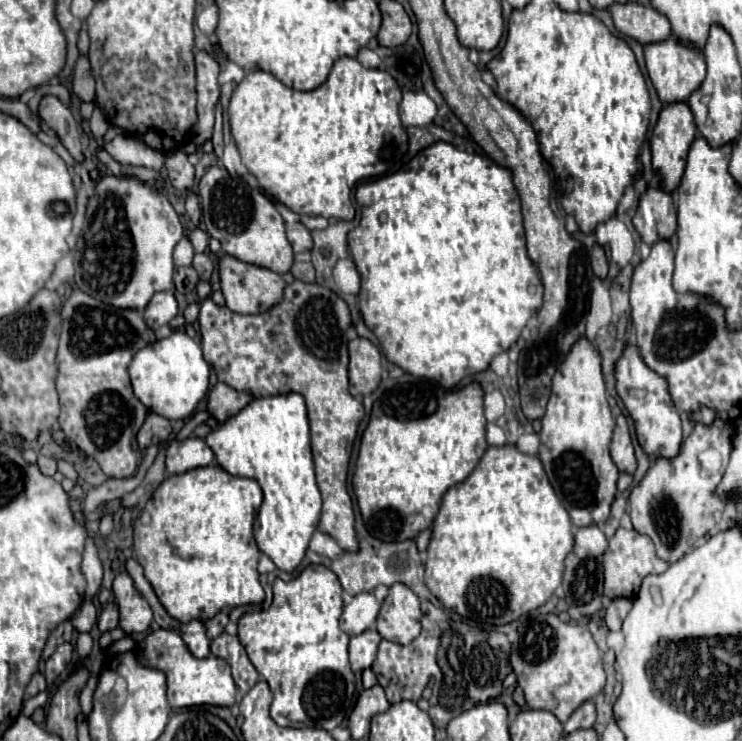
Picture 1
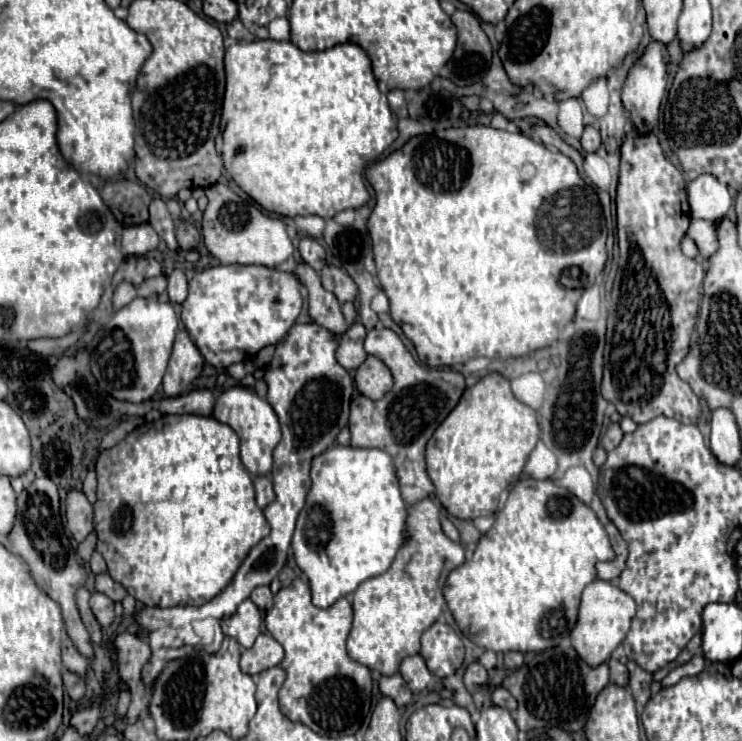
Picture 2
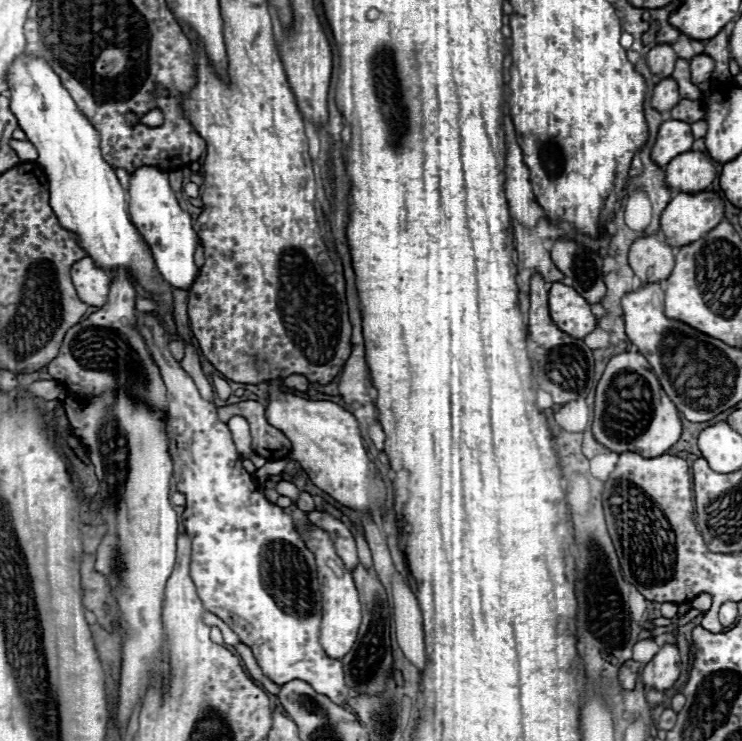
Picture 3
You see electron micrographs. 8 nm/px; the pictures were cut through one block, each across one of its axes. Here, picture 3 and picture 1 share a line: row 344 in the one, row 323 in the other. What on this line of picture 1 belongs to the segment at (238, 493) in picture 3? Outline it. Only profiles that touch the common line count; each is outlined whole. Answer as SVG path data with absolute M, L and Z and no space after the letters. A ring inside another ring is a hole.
M156 292L152 302L146 306L144 320L152 330L158 330L160 326L168 324L178 312L178 302L174 298L174 292Z

